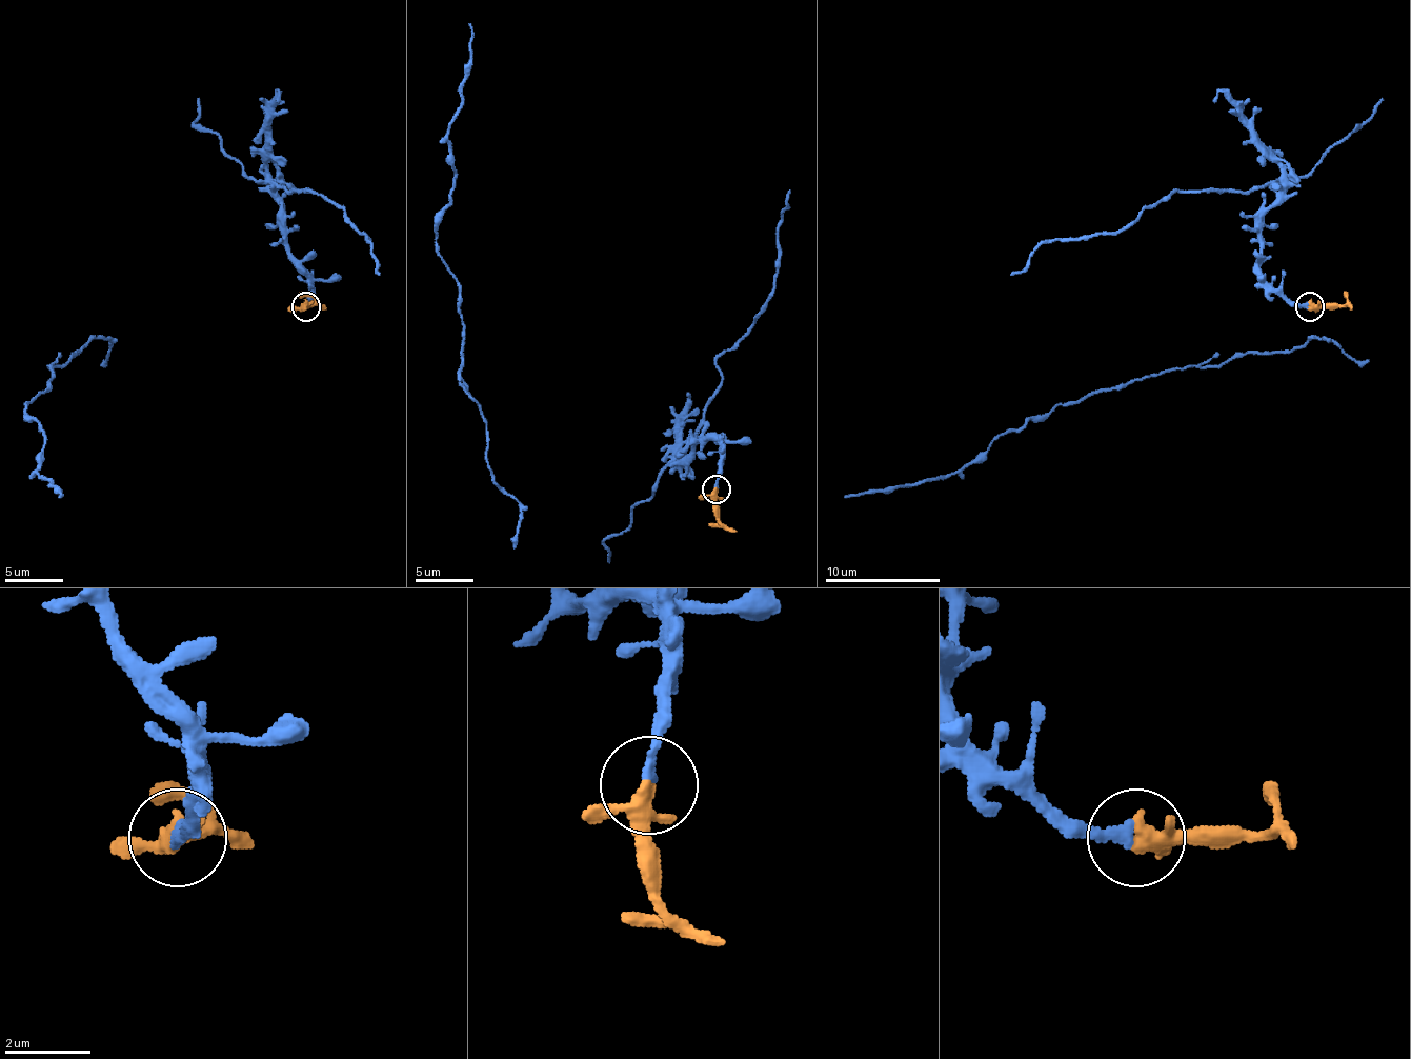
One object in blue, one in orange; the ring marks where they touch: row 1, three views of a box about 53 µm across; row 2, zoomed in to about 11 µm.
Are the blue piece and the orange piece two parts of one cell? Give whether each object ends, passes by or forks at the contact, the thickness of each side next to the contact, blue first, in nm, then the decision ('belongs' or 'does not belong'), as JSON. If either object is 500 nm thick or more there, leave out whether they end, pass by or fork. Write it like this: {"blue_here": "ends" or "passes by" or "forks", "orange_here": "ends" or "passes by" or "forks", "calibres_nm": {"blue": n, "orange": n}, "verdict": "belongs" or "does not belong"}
{"blue_here": "ends", "orange_here": "passes by", "calibres_nm": {"blue": 280, "orange": 360}, "verdict": "belongs"}

